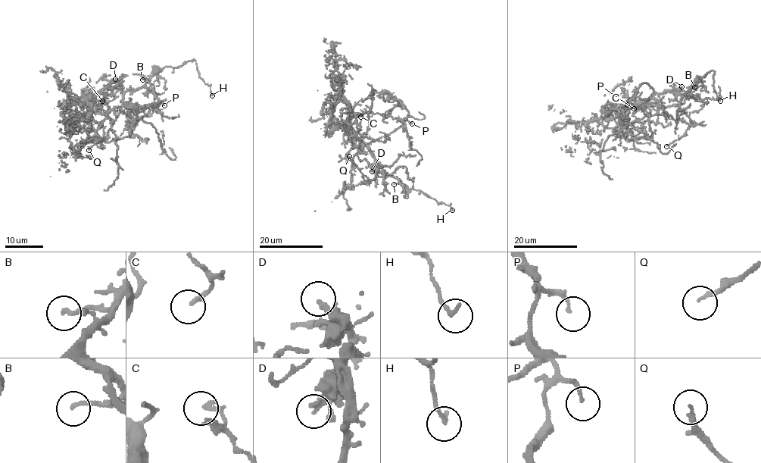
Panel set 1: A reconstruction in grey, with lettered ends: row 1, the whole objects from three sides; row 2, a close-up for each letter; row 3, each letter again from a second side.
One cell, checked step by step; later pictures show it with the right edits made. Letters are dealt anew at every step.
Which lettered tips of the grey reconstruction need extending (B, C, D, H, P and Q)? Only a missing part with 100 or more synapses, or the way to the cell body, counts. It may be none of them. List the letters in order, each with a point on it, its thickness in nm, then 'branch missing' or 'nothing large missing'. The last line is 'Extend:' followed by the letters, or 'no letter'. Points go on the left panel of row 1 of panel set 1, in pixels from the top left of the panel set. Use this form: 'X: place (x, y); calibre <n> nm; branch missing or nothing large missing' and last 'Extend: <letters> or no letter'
B: place (142, 79); calibre 170 nm; nothing large missing
C: place (102, 101); calibre 170 nm; nothing large missing
D: place (115, 79); calibre 240 nm; nothing large missing
H: place (212, 95); calibre 180 nm; nothing large missing
P: place (164, 105); calibre 120 nm; nothing large missing
Q: place (88, 150); calibre 170 nm; nothing large missing
Extend: no letter

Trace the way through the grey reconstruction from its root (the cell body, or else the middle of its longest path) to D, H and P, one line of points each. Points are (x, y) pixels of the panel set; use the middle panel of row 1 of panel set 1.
D: (350, 128), (374, 157), (375, 168), (372, 171)
H: (350, 128), (367, 148), (378, 172), (393, 175), (409, 189), (419, 189), (438, 204), (448, 204), (452, 210)
P: (350, 128), (359, 139), (370, 142), (388, 136), (407, 120), (412, 123)

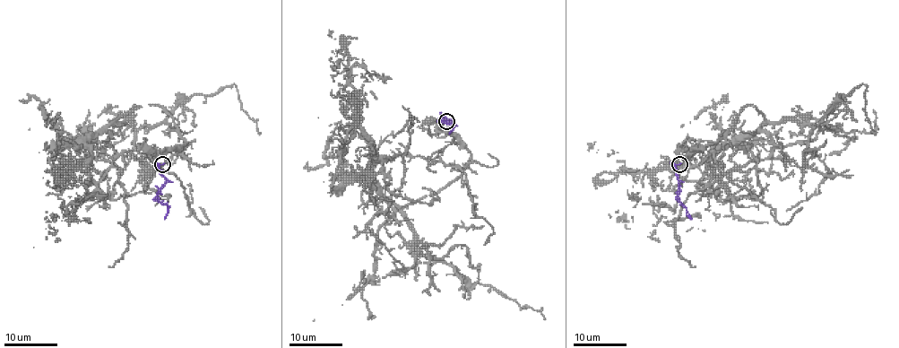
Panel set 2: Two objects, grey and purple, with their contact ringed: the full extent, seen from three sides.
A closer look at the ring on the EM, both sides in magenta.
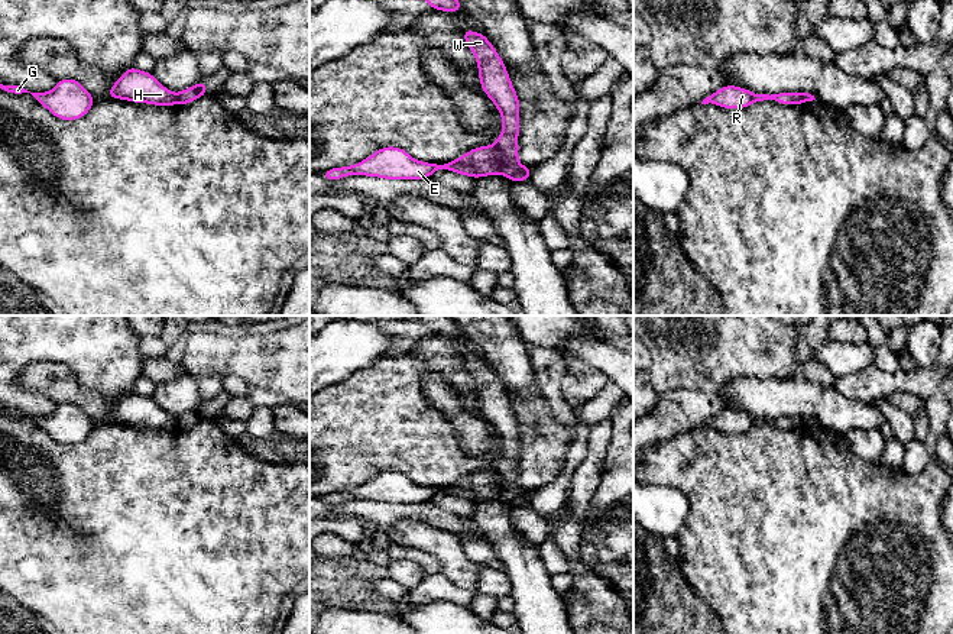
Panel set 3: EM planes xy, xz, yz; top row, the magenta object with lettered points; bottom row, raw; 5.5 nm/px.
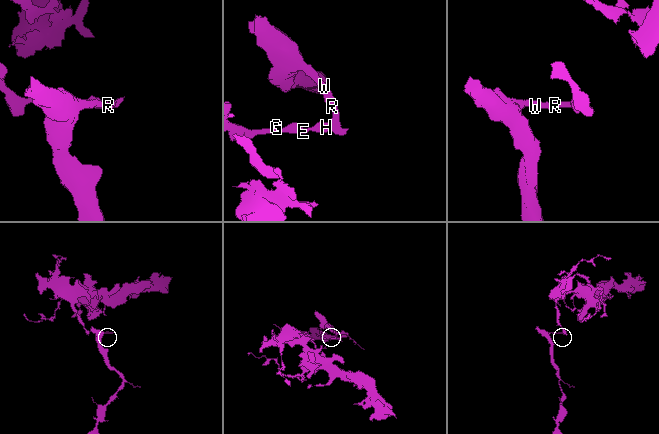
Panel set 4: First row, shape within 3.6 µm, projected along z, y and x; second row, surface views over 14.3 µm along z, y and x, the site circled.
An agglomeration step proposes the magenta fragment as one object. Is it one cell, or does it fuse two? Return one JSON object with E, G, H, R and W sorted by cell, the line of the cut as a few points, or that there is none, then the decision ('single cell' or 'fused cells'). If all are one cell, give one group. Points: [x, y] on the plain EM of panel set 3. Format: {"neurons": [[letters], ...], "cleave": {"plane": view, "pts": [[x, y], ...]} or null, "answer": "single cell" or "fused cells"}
{"neurons": [["E", "G", "H"], ["R", "W"]], "cleave": {"plane": "xz", "pts": [[493, 469], [501, 478], [502, 494]]}, "answer": "fused cells"}

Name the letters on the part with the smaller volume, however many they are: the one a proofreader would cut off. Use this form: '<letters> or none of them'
R, W

